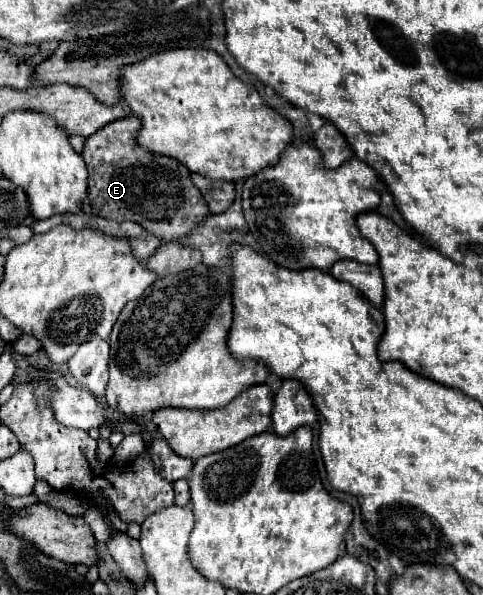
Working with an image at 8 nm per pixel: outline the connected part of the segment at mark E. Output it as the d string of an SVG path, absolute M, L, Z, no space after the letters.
M132 115L104 125L86 139L82 157L88 167L88 197L92 213L112 221L138 221L162 241L188 237L208 215L206 201L190 179L190 169L180 161L152 153L136 143L142 121Z

